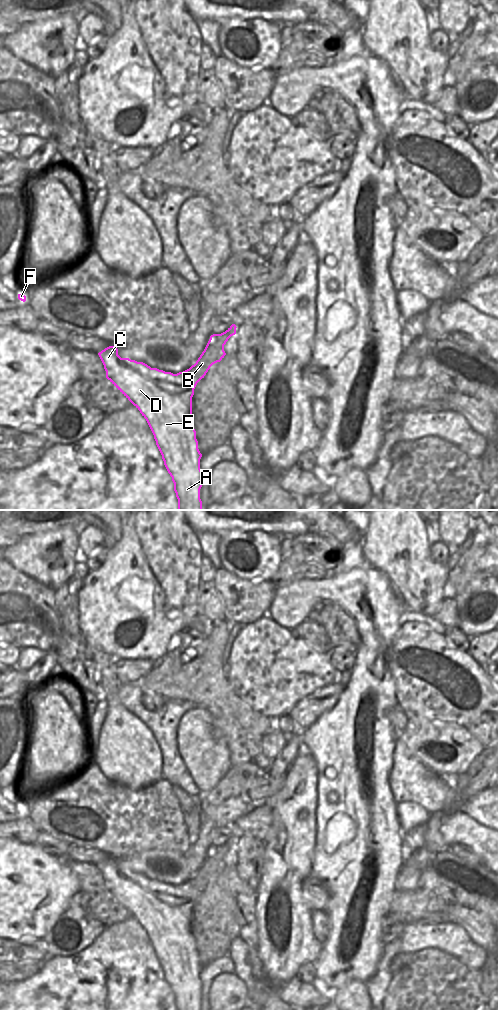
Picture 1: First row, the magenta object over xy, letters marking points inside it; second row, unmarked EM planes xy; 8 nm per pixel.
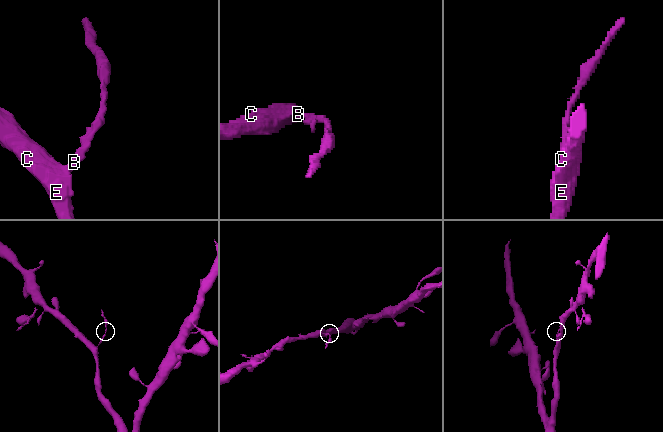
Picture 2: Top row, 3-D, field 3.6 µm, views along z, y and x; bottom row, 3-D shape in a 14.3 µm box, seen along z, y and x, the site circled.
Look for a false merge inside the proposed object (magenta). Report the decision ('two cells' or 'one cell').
two cells

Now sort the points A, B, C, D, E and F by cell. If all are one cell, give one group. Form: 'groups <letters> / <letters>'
groups A C D E F / B

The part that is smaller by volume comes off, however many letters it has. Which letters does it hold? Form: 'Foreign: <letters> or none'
Foreign: B

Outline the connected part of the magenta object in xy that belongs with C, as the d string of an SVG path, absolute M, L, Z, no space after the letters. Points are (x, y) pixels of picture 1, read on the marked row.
M116 346L98 353L106 371L106 378L140 411L146 419L162 455L164 465L172 477L178 499L178 510L202 510L200 489L202 471L196 431L192 421L192 397L198 377L191 368L173 374L151 368L143 362L121 358Z

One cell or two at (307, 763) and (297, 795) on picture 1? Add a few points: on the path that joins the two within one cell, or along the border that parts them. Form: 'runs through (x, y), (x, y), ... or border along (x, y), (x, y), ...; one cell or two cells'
runs through (303, 771), (299, 787); one cell

